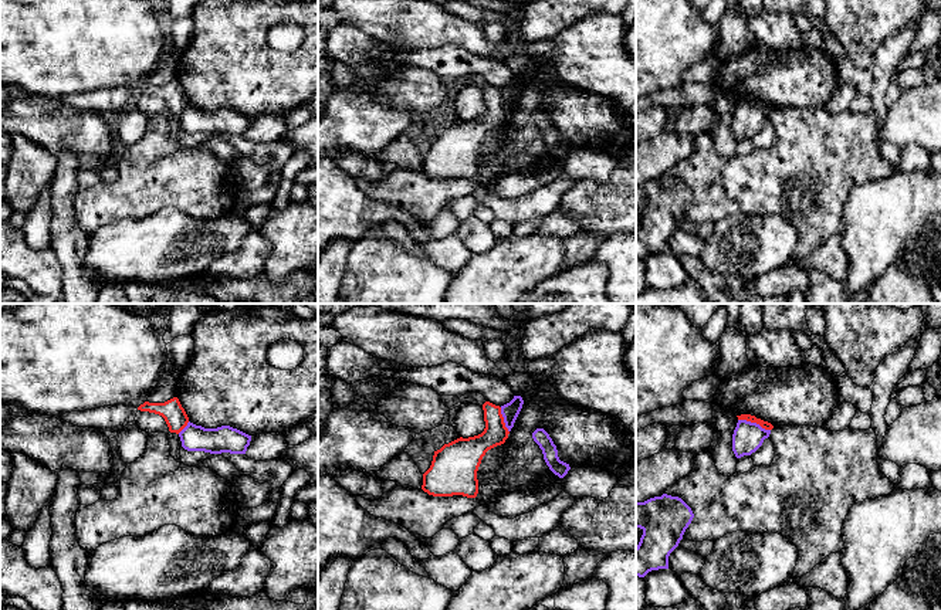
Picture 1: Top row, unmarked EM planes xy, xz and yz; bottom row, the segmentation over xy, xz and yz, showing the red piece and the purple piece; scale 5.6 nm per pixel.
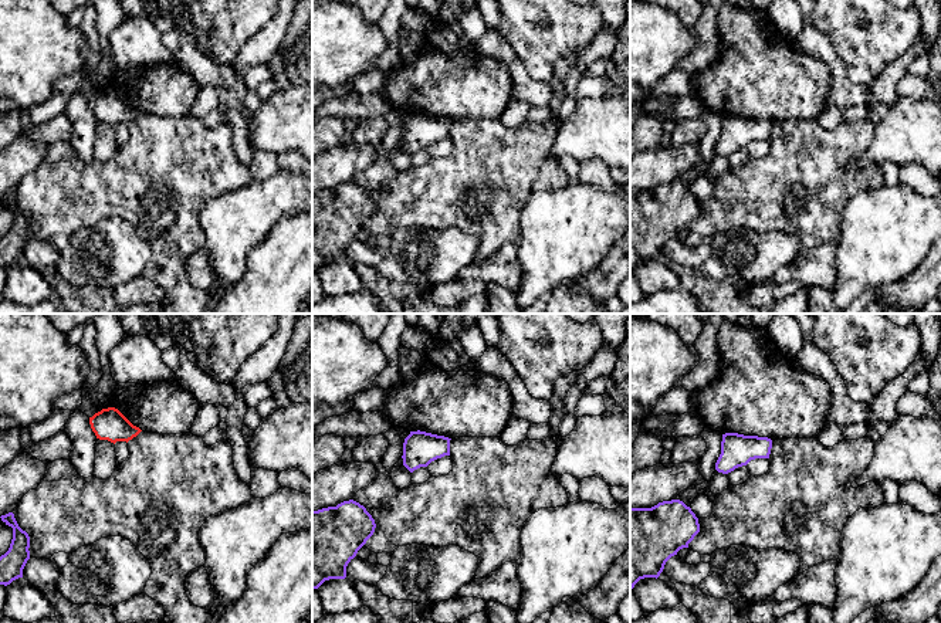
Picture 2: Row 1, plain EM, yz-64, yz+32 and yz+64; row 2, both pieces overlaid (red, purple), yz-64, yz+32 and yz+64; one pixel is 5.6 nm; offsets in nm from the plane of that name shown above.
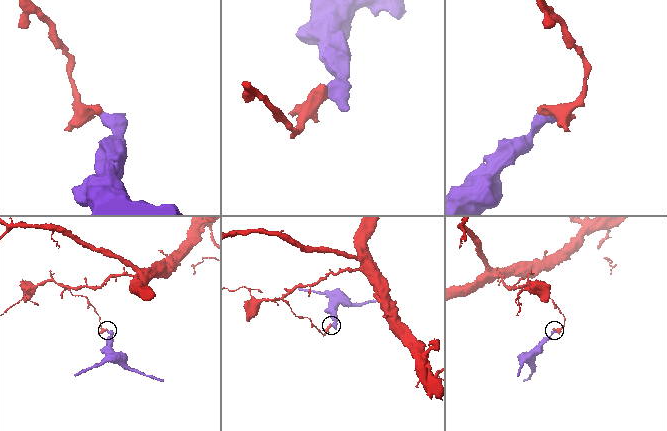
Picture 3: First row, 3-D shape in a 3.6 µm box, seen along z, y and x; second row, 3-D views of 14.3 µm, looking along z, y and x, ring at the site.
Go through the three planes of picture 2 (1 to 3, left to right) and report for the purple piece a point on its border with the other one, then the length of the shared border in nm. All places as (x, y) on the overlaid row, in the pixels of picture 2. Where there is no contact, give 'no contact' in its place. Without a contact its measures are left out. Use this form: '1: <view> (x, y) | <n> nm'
1: no contact
2: no contact
3: no contact

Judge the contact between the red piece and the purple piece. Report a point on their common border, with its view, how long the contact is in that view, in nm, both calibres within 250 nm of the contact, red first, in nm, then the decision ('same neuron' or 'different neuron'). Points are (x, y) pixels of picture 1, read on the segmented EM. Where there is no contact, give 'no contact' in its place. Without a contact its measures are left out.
meets red in yz at (754, 422); contact 200 nm long; 50 nm thick on the red side, 170 nm on the other; different neuron

